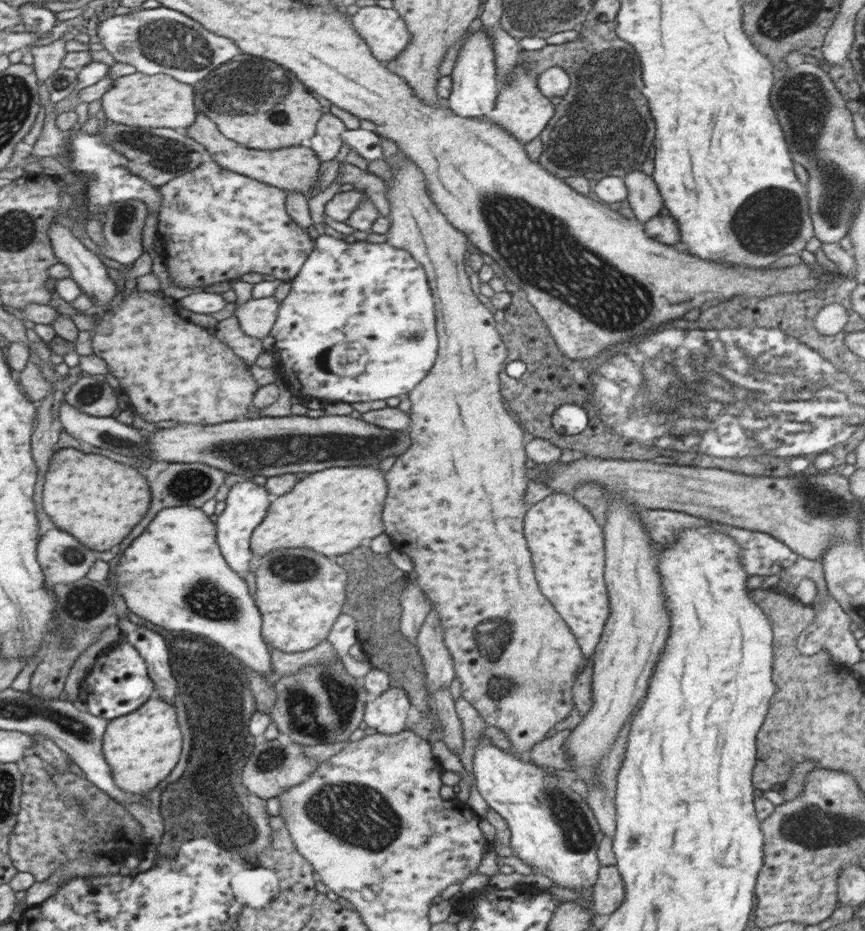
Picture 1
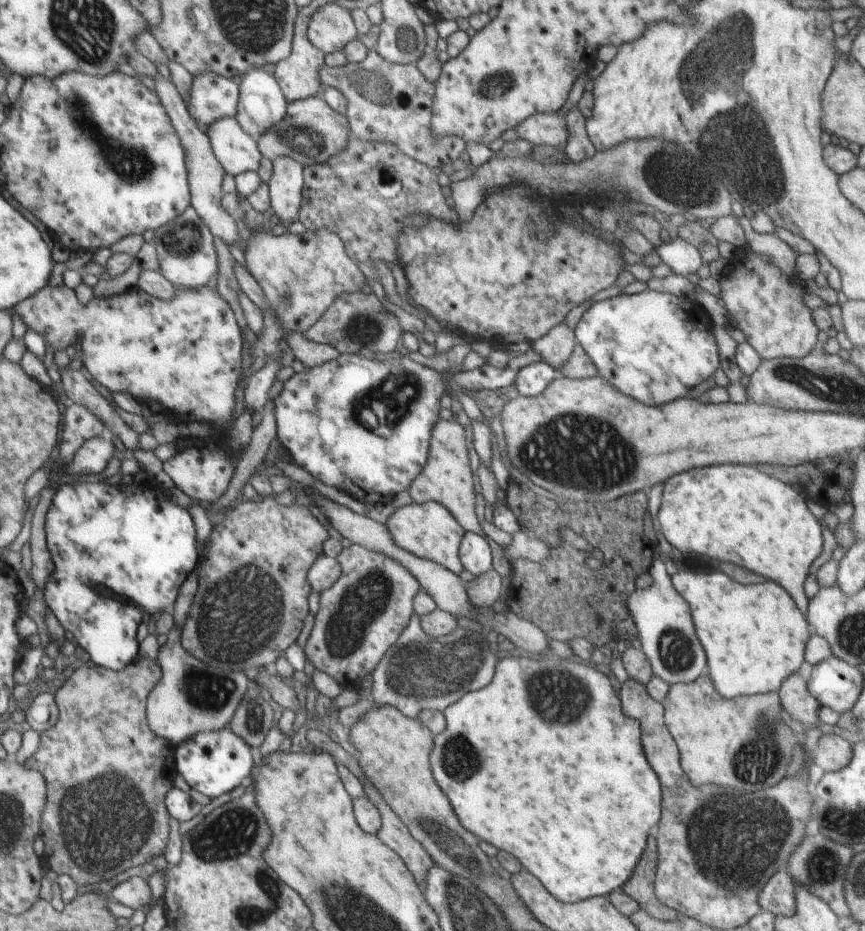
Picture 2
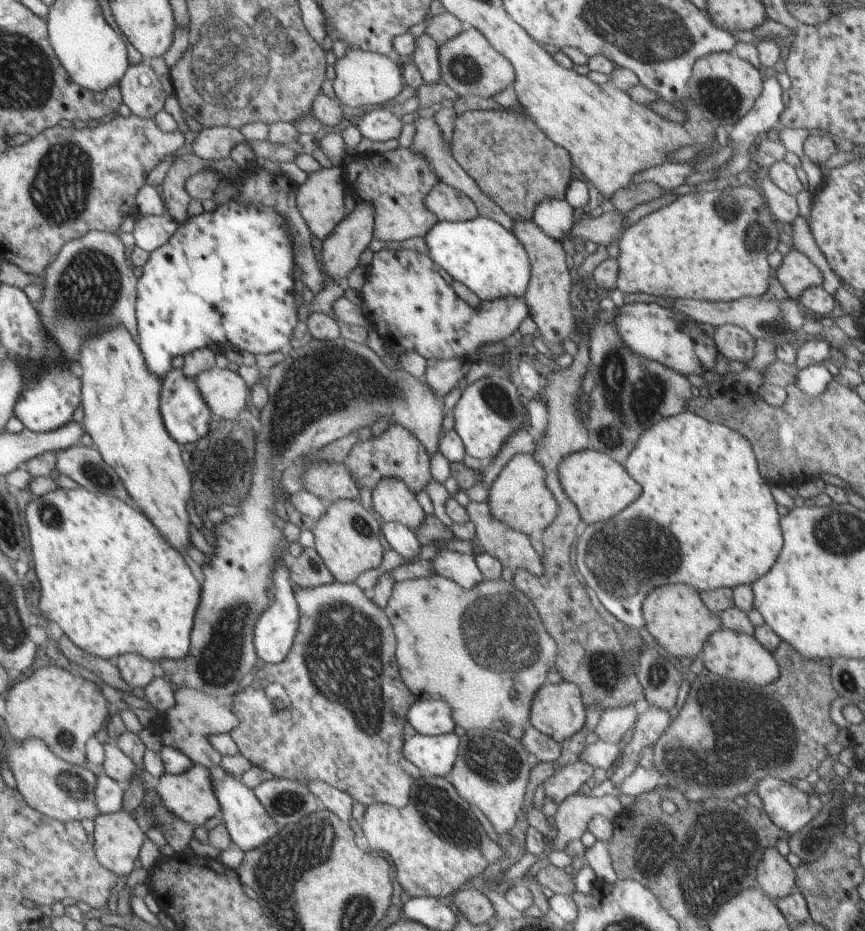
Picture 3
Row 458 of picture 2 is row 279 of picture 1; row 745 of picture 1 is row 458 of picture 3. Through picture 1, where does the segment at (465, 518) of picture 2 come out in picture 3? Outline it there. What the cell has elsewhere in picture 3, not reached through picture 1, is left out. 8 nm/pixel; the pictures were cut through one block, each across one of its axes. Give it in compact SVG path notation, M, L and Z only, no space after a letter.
M528 453L515 454L502 467L496 480L487 490L487 503L491 515L511 528L518 530L525 535L532 532L544 532L559 512L558 503L552 492L546 486L546 472L536 462L534 455Z

